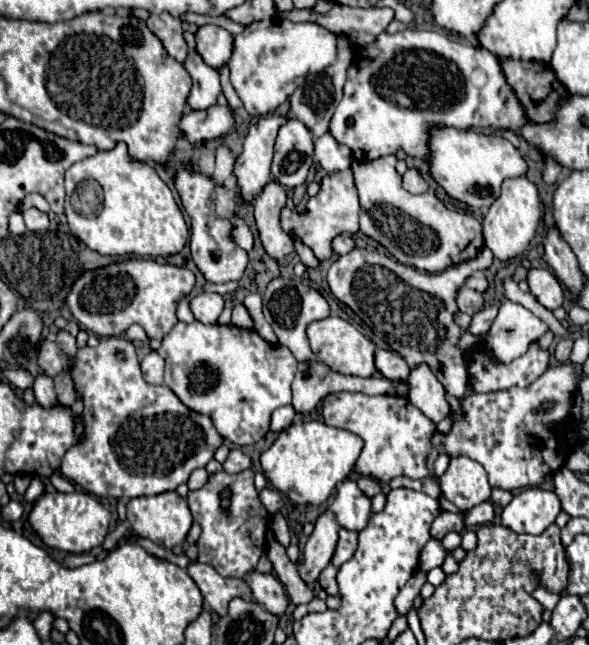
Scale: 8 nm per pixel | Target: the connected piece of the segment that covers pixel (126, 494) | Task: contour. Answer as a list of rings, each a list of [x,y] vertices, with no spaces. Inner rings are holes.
[[[105,338],[97,348],[83,346],[73,358],[67,358],[71,378],[75,384],[77,398],[83,400],[85,416],[85,436],[79,444],[67,450],[61,460],[61,474],[79,484],[85,492],[97,498],[135,498],[135,496],[155,496],[167,490],[175,490],[179,484],[187,482],[195,468],[205,468],[213,458],[221,436],[217,434],[209,416],[197,414],[181,404],[181,400],[163,384],[147,384],[139,370],[137,350],[125,338]],[[123,350],[125,360],[117,360],[115,352]]]

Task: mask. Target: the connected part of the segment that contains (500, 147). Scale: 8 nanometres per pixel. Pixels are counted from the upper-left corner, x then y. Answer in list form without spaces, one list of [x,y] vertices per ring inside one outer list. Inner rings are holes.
[[[435,128],[431,142],[431,174],[443,190],[459,202],[471,208],[489,208],[499,196],[503,180],[523,176],[527,172],[527,162],[519,150],[505,138],[497,134],[477,134],[473,130],[455,128]]]

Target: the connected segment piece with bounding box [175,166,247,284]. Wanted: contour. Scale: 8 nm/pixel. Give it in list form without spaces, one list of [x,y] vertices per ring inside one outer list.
[[[185,166],[177,172],[175,188],[191,218],[191,256],[199,272],[211,284],[239,280],[247,266],[247,252],[241,250],[229,236],[233,230],[229,216],[237,212],[237,194],[229,192],[225,186],[217,186],[211,178],[205,178]]]

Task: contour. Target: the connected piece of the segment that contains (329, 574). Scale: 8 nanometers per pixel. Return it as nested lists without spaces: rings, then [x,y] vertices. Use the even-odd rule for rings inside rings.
[[[329,564],[319,576],[319,584],[329,596],[337,596],[337,580],[335,580],[335,576],[337,576],[337,568],[333,564]]]

